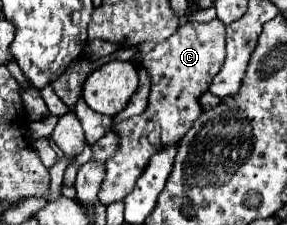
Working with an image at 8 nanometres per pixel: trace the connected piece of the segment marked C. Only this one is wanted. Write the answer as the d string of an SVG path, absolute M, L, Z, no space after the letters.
M219 19L209 23L187 21L183 23L169 39L155 45L143 59L141 65L151 73L151 93L147 109L123 121L115 127L121 135L119 151L113 159L105 161L107 177L99 191L99 201L109 205L113 201L121 201L133 187L137 177L143 173L149 157L165 145L177 143L193 125L193 121L201 115L199 95L209 89L211 79L219 73L221 63L225 59L225 25Z

